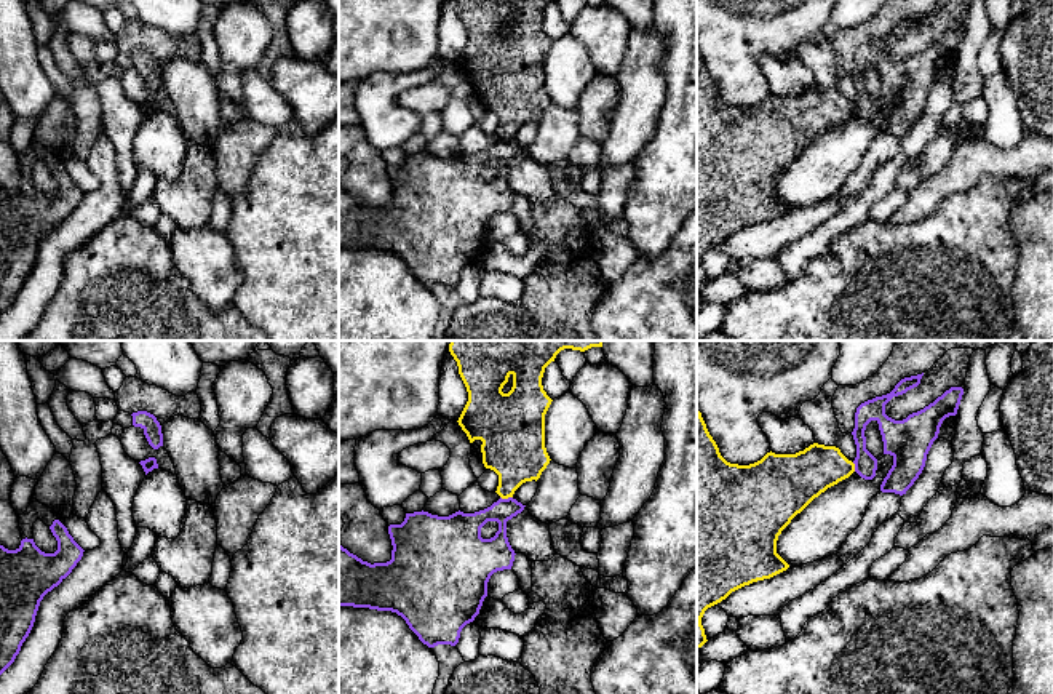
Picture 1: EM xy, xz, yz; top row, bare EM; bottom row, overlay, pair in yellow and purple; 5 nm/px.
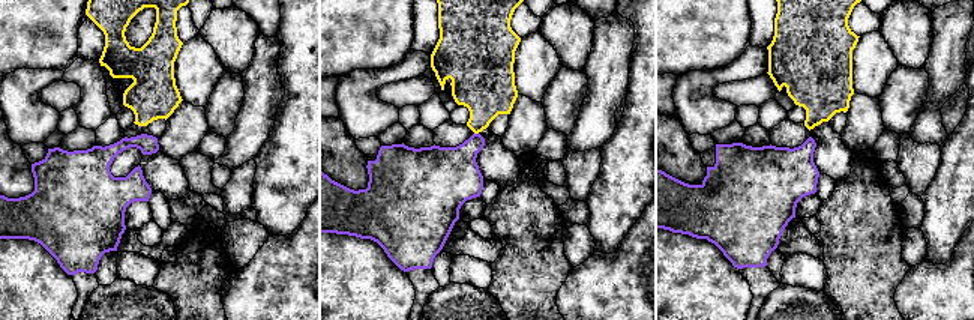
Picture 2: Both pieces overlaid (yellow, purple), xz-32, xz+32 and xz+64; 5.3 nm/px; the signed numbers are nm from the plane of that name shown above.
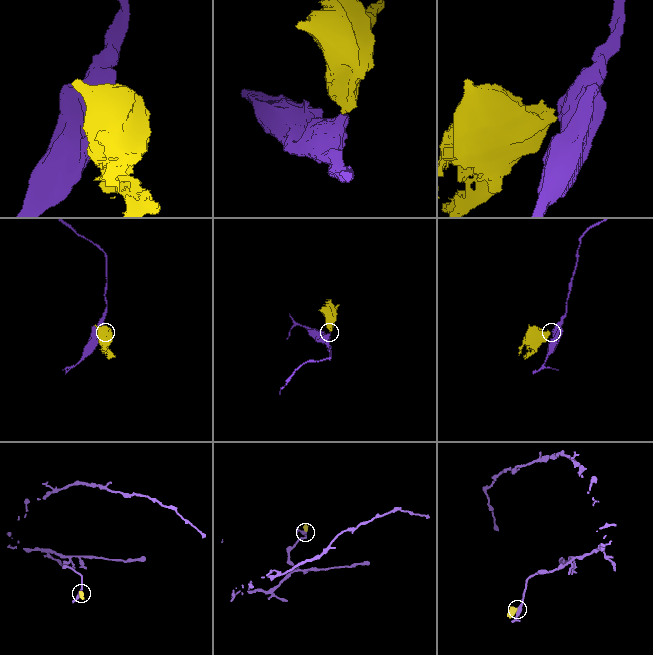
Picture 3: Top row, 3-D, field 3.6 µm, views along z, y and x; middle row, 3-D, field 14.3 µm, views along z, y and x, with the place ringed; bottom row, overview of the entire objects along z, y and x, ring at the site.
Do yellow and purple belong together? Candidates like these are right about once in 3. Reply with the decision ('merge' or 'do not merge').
do not merge

